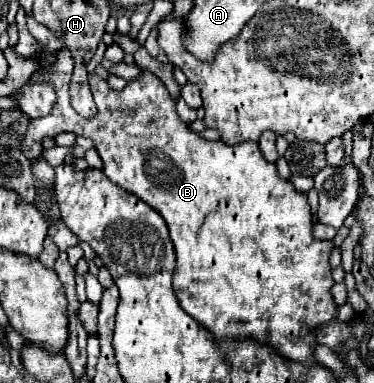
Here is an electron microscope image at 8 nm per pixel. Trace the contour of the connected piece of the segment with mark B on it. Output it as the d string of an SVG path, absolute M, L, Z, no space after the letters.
M62 47L60 51L56 53L56 63L48 69L40 69L32 75L32 81L50 81L54 87L56 87L56 93L58 93L58 103L54 105L52 113L42 117L42 119L32 119L30 127L28 127L28 133L22 141L22 151L24 155L32 161L36 159L40 153L42 153L42 139L44 137L56 137L58 133L64 133L64 131L72 131L76 135L84 135L84 137L90 137L94 141L94 147L98 151L98 155L102 157L104 161L104 173L106 177L120 185L122 189L134 193L136 197L140 197L142 201L146 201L152 209L156 209L166 225L168 225L168 231L170 231L170 239L174 243L174 249L176 249L176 271L174 271L174 279L172 279L172 287L174 287L174 293L180 301L180 307L190 315L194 317L204 329L208 329L216 339L252 339L260 345L268 345L272 347L274 351L280 351L288 361L296 361L296 363L308 363L308 365L316 365L316 359L314 359L314 351L318 347L318 341L316 341L316 335L318 335L318 327L320 325L326 325L330 321L336 319L336 311L338 311L338 305L330 293L332 285L334 285L334 279L332 279L332 273L330 273L330 253L334 251L334 243L332 241L316 241L314 235L312 235L312 213L310 213L310 205L306 201L306 195L298 193L290 181L282 179L276 171L276 165L274 163L266 163L266 159L262 157L262 151L258 147L256 141L246 141L246 143L238 143L238 145L226 145L222 141L206 141L202 139L198 133L192 133L188 129L188 125L184 121L180 121L178 113L176 113L176 101L168 95L168 89L166 85L162 83L160 77L156 77L154 73L150 73L148 69L142 69L140 77L136 77L134 81L128 81L126 87L122 91L112 91L104 79L100 79L98 75L90 75L90 89L94 93L94 101L96 101L96 107L98 107L98 113L92 117L92 119L86 119L82 115L78 115L72 105L70 105L70 95L68 95L68 85L70 85L70 75L73 72L73 59L70 57L70 51L68 47Z

